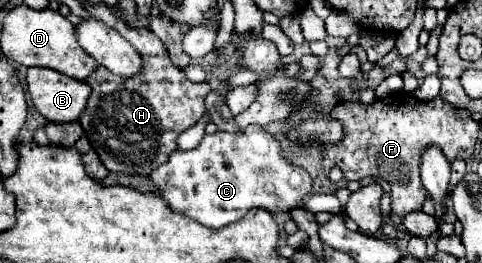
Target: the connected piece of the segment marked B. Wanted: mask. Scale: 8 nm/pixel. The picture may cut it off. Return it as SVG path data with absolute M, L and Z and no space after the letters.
M45 67L27 69L27 87L35 109L53 123L79 121L91 95L91 87L85 81Z

